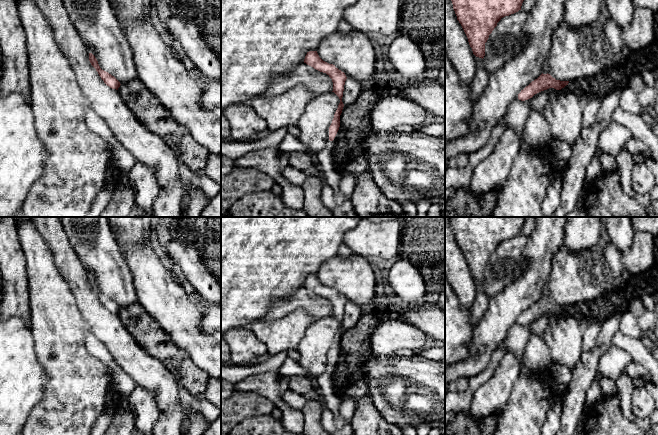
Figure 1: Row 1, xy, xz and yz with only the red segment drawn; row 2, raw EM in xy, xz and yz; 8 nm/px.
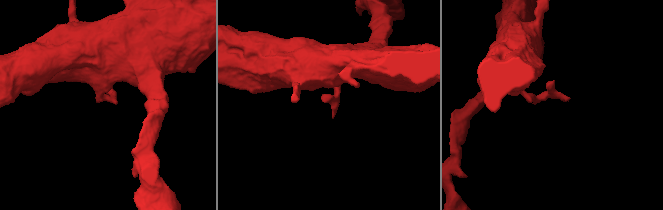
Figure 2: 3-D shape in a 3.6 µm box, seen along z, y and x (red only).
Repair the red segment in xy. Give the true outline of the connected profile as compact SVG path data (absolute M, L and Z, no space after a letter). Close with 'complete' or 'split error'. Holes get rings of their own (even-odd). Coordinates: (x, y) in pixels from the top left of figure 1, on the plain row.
M89 277L89 285L91 289L96 293L104 307L110 312L118 314L121 309L120 306L114 300L100 292L97 283L92 277Z | complete

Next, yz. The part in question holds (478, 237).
M449 217L457 244L473 278L484 282L485 267L497 247L521 234L526 217Z | complete

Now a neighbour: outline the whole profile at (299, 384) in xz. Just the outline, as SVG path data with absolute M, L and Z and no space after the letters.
M293 375L290 377L289 390L297 394L305 395L315 388L315 381L310 377L302 375Z

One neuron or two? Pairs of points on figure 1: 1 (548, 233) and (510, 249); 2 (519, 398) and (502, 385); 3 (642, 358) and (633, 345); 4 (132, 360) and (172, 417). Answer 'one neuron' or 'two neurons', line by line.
1: two neurons
2: two neurons
3: one neuron
4: two neurons

